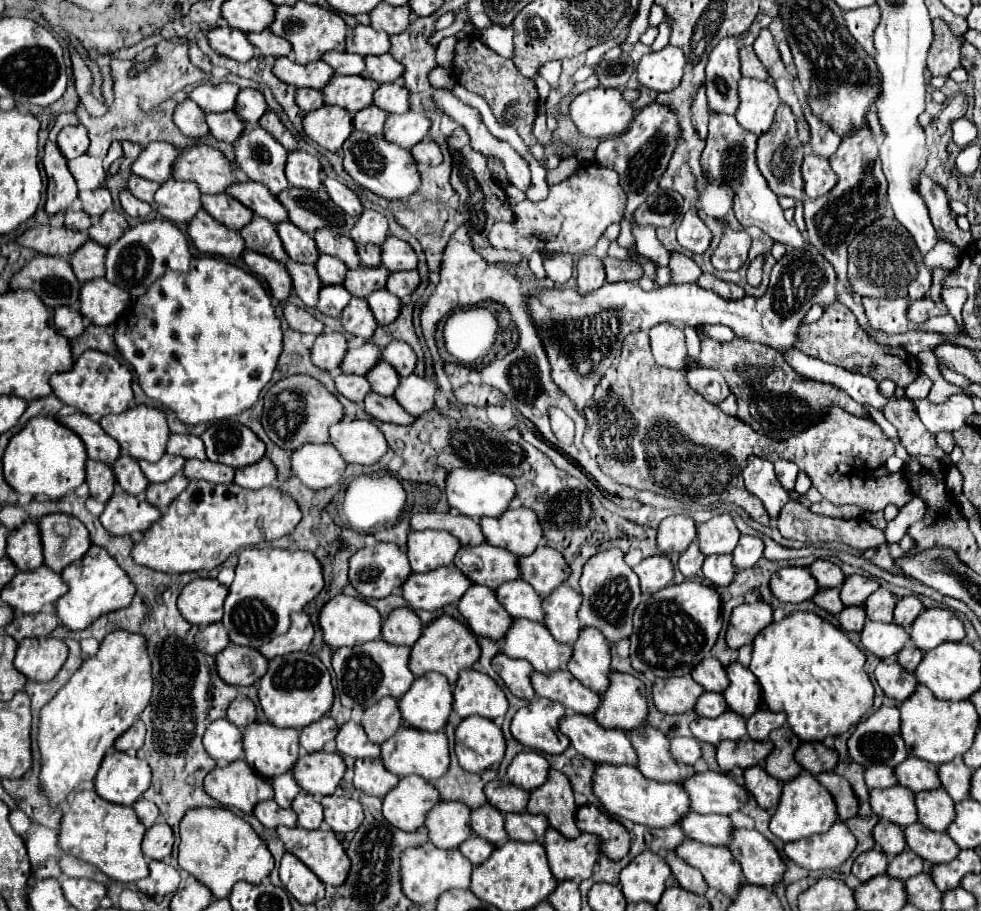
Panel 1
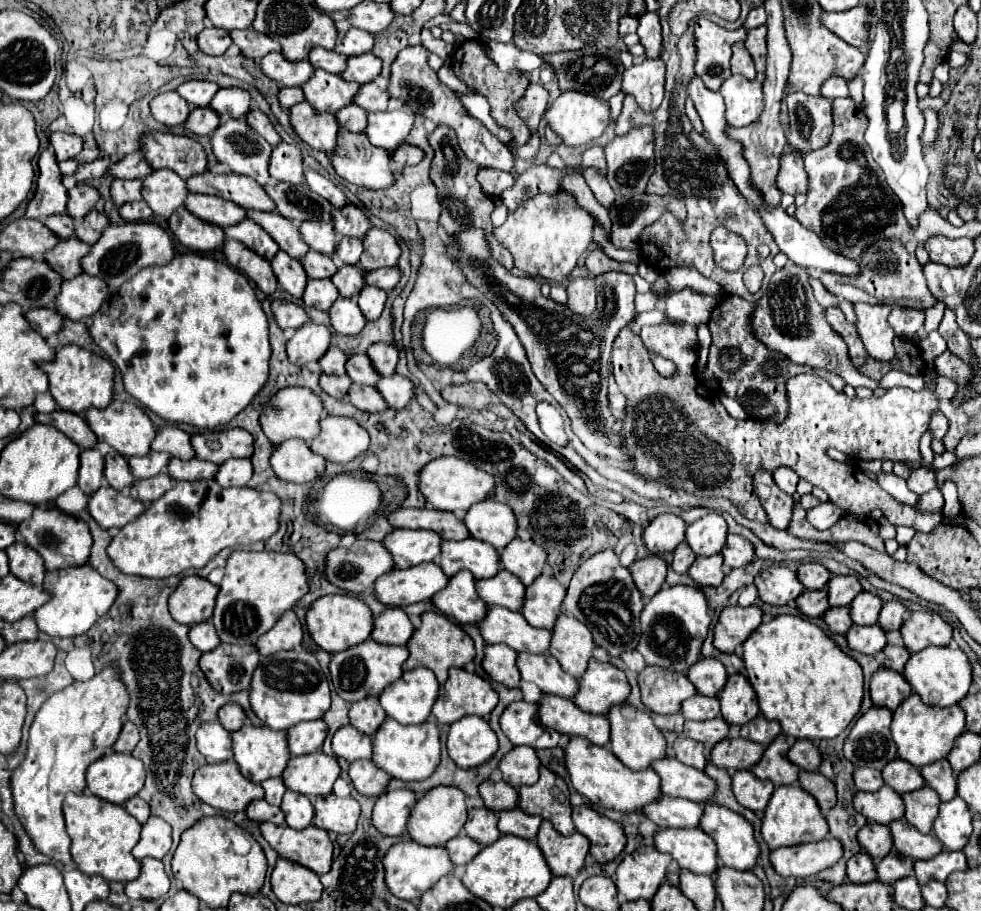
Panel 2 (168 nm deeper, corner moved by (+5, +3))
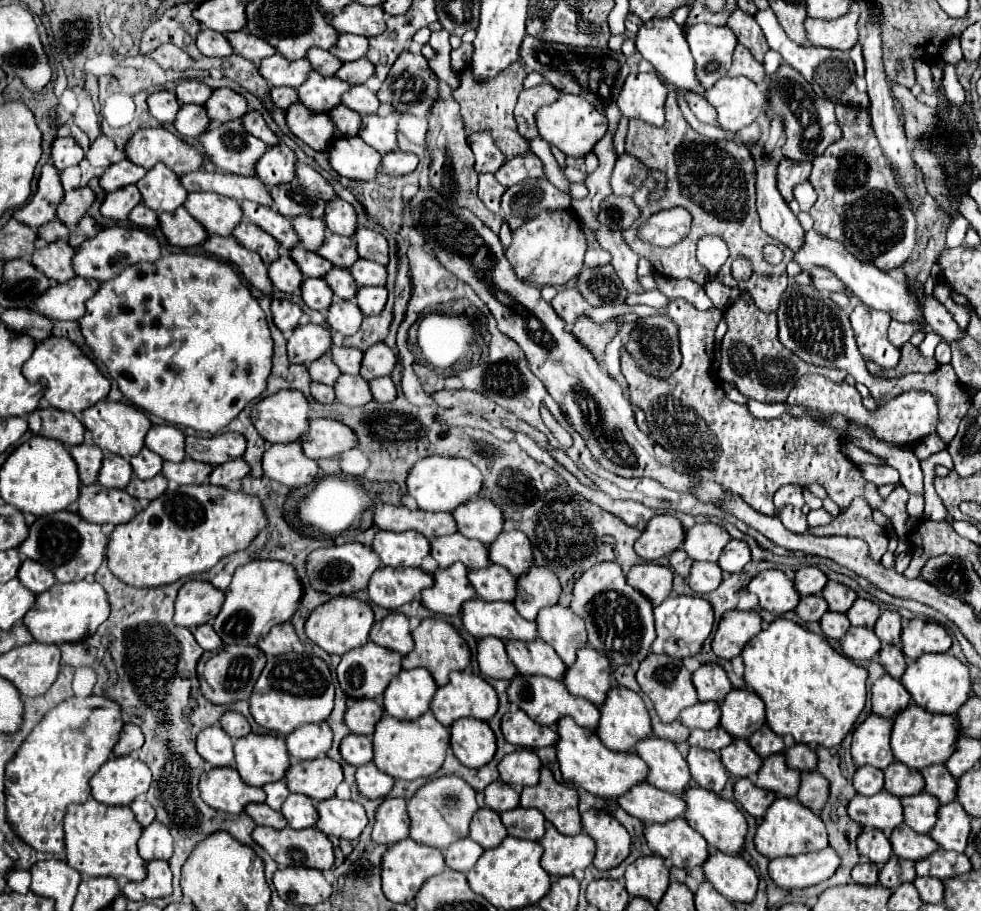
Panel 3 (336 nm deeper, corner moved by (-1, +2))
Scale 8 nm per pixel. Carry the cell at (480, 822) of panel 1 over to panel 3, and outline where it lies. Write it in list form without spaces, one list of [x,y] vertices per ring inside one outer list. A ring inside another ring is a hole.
[[[488,807],[478,809],[470,823],[470,839],[474,839],[484,849],[498,847],[508,837],[500,815]]]

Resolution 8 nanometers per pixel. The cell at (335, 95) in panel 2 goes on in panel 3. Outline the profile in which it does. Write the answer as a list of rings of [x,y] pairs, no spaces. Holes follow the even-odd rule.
[[[310,71],[310,77],[296,89],[298,101],[312,111],[328,113],[332,107],[340,105],[342,95],[350,89],[348,83],[338,77],[322,77],[316,71]]]

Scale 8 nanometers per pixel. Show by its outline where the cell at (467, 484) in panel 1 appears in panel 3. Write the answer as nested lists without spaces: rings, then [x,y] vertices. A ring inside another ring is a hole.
[[[426,457],[418,461],[406,477],[408,493],[416,499],[418,509],[424,511],[454,511],[460,503],[478,495],[482,487],[482,473],[466,459],[448,459],[448,457]]]

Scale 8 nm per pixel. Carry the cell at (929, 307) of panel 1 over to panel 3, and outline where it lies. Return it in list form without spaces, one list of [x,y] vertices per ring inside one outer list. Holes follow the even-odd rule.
[[[892,321],[890,327],[888,327],[888,337],[890,337],[890,343],[894,347],[902,347],[910,337],[912,333],[918,331],[918,327],[914,323],[900,323],[900,321]]]

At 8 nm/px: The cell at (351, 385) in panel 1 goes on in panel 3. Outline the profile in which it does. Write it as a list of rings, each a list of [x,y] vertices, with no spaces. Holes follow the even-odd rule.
[[[310,383],[310,393],[318,403],[324,403],[324,405],[336,401],[334,389],[328,387],[328,385],[322,385],[322,383]]]

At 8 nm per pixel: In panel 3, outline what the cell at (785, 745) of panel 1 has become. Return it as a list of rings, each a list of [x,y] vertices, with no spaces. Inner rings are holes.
[[[772,755],[762,761],[754,785],[758,785],[760,789],[774,791],[778,797],[794,799],[800,787],[800,773],[786,765],[784,755]]]

